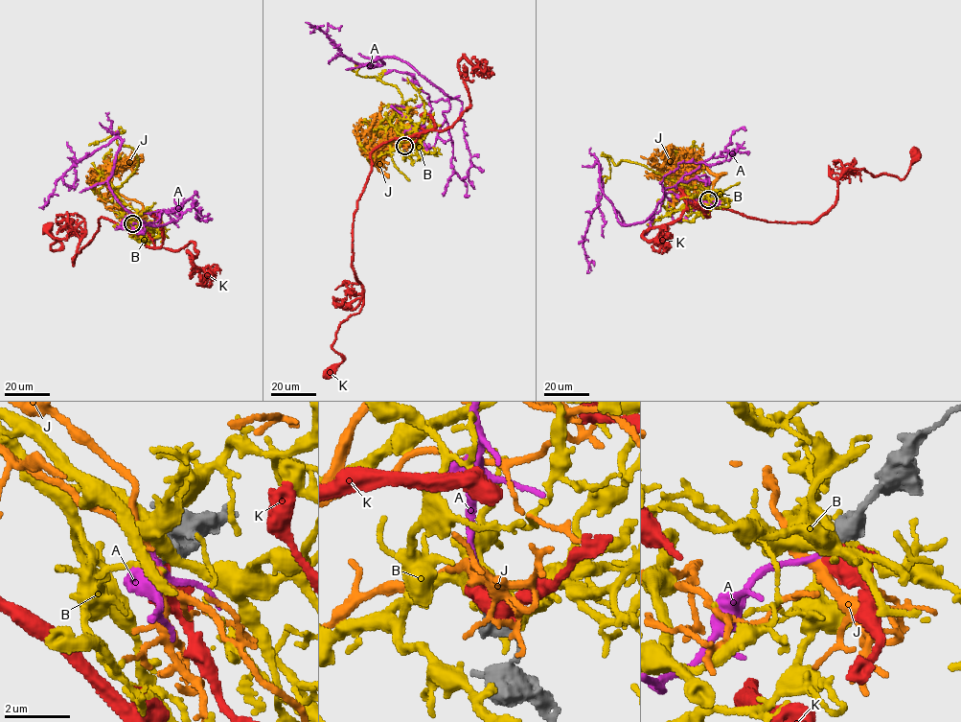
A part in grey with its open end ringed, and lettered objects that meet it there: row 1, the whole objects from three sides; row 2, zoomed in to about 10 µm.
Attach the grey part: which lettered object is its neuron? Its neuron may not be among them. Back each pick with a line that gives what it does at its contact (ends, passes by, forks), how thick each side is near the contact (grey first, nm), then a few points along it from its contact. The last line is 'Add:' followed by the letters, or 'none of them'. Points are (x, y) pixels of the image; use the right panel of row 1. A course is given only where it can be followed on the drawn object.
A: it ends there; 280 nm thick on the grey side, 160 nm on the other; it runs (708, 199), (697, 209), (662, 187), (648, 220), (622, 224), (600, 165), (586, 273)
Add: A

